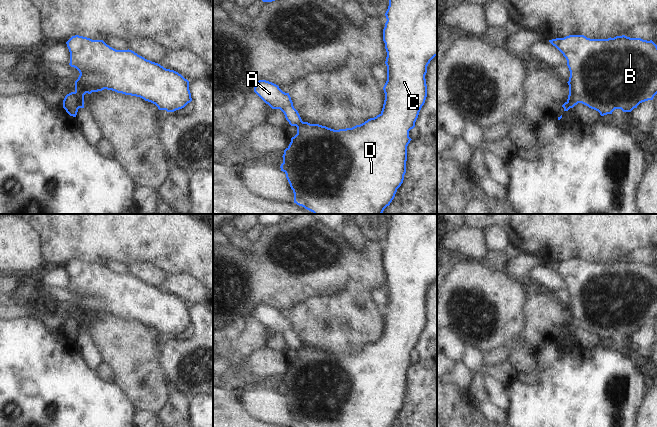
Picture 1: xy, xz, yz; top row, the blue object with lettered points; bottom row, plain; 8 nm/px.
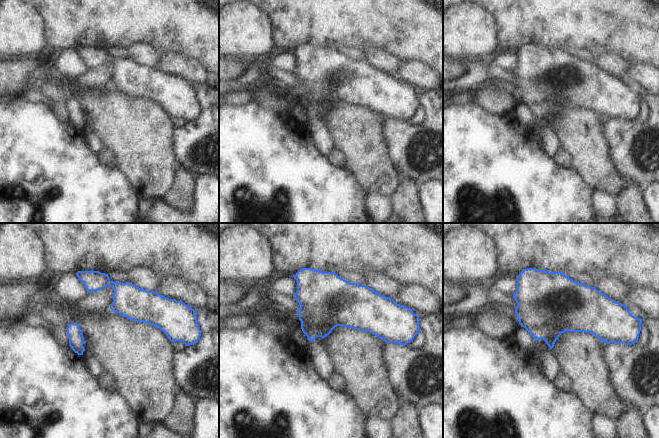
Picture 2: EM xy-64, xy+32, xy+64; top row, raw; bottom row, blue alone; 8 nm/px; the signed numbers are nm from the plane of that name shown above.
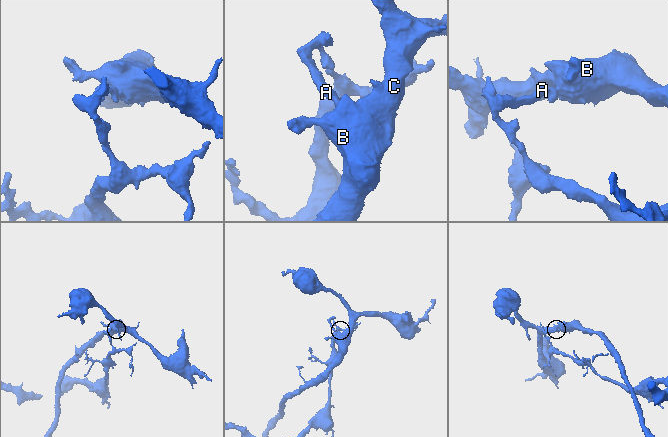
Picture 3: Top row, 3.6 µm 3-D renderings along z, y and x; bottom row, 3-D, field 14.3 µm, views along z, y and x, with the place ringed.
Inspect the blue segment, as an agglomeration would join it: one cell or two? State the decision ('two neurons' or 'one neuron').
two neurons

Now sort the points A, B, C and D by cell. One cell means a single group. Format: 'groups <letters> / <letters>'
groups A / B C D

